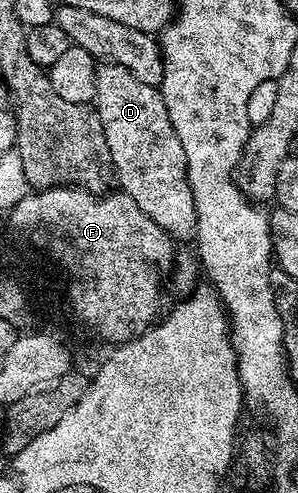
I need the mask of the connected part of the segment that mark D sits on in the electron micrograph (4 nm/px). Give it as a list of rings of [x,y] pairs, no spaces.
[[[108,61],[98,67],[95,75],[93,106],[99,112],[118,189],[128,194],[164,234],[172,239],[194,239],[195,205],[187,183],[185,150],[177,140],[177,132],[173,132],[162,93],[123,66]]]

